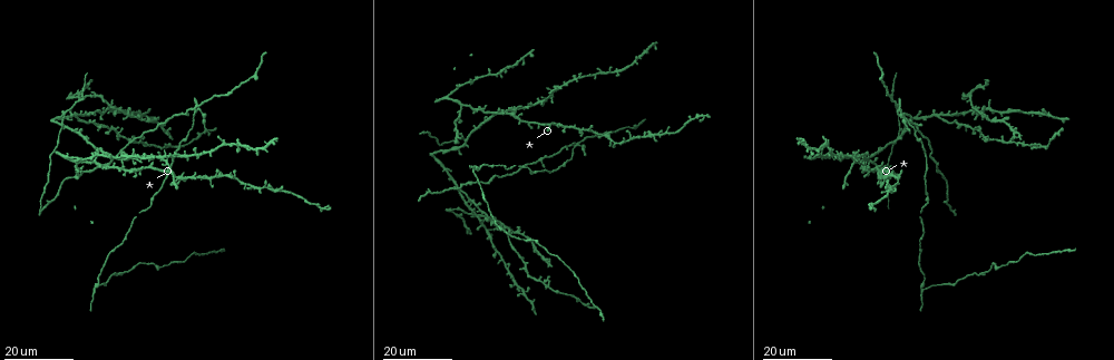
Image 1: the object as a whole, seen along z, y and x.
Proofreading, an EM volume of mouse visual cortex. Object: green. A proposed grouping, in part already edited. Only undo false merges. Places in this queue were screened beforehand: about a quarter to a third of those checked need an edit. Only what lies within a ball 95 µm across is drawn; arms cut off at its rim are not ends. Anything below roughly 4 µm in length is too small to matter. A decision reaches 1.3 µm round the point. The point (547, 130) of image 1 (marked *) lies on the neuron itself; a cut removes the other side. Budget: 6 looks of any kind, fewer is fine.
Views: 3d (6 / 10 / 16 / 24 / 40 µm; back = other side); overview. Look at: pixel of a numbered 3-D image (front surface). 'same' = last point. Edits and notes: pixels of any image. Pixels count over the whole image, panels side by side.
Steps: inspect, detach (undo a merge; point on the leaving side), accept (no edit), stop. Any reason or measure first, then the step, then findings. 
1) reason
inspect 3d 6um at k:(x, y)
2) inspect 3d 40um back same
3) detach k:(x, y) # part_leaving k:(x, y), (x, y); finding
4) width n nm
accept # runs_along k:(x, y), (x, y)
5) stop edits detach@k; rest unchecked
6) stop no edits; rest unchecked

three arms meet
inspect 3d 24um at 1:(167, 161)

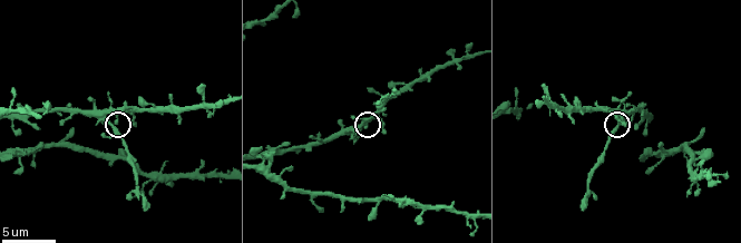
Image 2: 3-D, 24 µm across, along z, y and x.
inspect 3d 6um at 2:(364, 125)

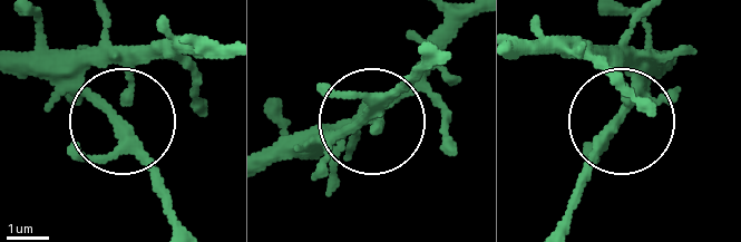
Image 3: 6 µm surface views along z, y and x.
side_arm 10 um
accept # runs_along 3:(669, 68), (626, 112), (558, 221); continuous, no second neuron

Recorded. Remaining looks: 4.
sudden change in width
inspect 3d 16um at 1:(928, 203)

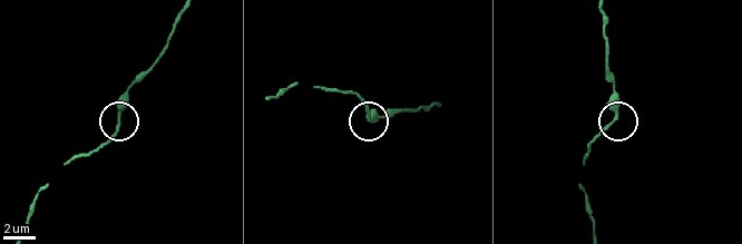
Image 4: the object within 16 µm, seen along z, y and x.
inspect 3d 6um at 4:(117, 123)

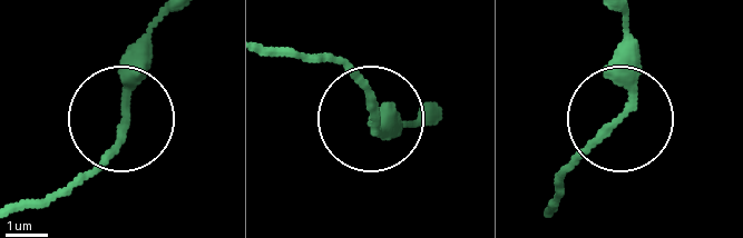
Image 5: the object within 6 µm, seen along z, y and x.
accept # all the same neuron

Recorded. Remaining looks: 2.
small branch off a trunk
inspect 3d 24um at 1:(547, 263)

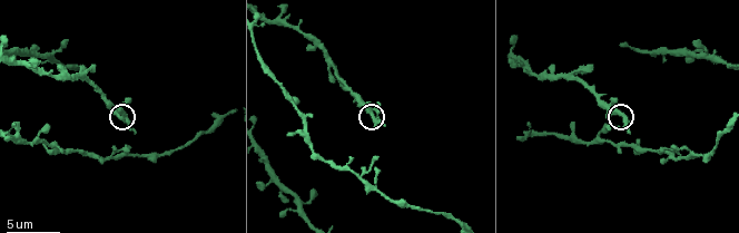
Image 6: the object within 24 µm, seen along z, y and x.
zoom in
inspect 3d 10um at 6:(376, 120)

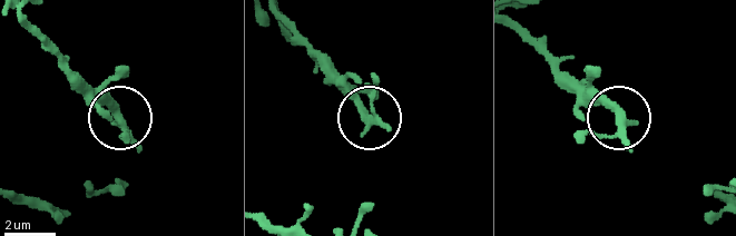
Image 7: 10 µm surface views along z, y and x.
accept # runs_along 7:(19, 18), (115, 114); continuous, no second neuron

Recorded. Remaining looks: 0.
stop no edits; rest unchecked

